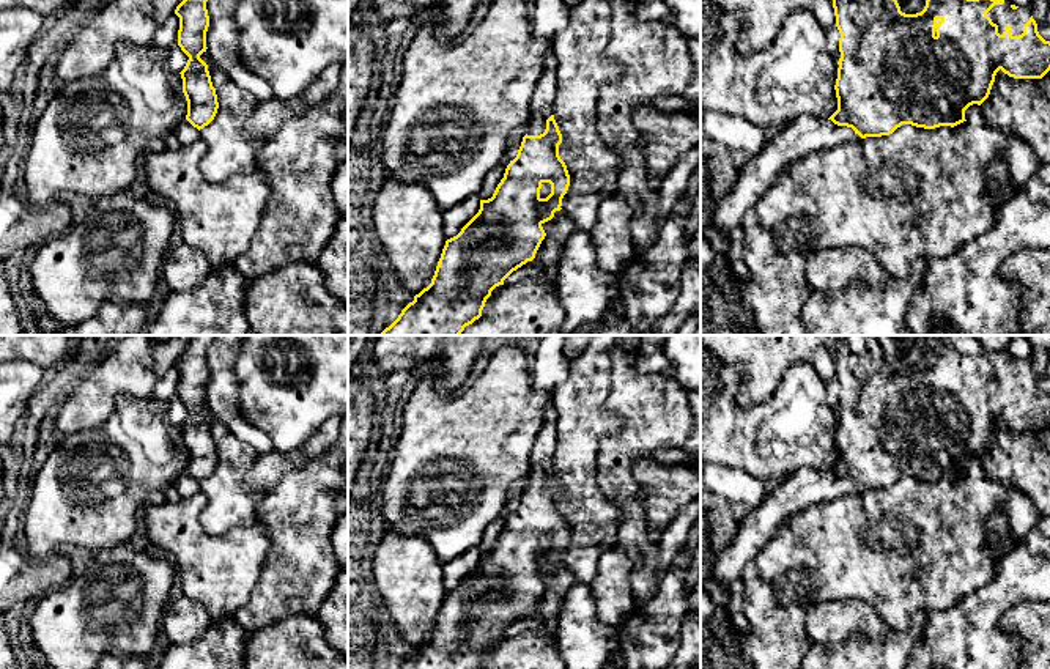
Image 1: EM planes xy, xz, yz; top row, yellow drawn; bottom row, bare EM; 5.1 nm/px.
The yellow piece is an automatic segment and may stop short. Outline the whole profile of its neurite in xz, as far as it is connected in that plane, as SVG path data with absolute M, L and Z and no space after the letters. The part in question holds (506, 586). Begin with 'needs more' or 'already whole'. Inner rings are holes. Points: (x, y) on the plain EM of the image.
needs more | M548 408L542 430L535 438L531 472L516 510L507 518L504 530L497 537L493 549L480 553L479 565L457 589L446 593L431 636L416 647L414 653L409 655L398 669L482 669L482 663L491 644L504 638L504 633L513 623L535 611L546 589L542 578L551 573L556 564L562 562L562 551L570 538L567 518L559 508L562 486L553 468L554 453L557 450L556 422L556 411Z

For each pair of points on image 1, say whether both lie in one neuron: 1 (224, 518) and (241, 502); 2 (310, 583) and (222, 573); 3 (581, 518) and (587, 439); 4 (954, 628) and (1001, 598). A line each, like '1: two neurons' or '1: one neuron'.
1: one neuron
2: two neurons
3: one neuron
4: one neuron

